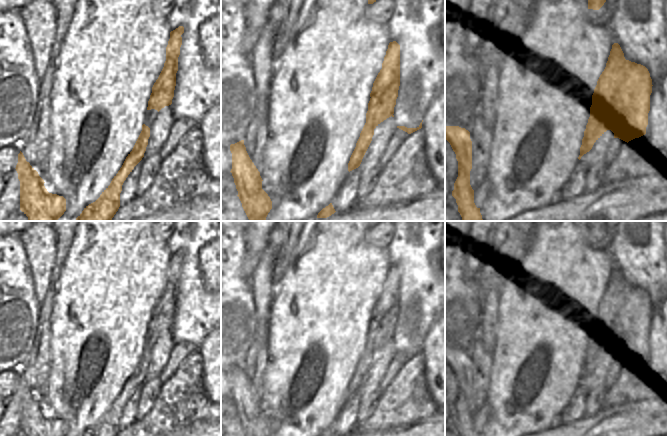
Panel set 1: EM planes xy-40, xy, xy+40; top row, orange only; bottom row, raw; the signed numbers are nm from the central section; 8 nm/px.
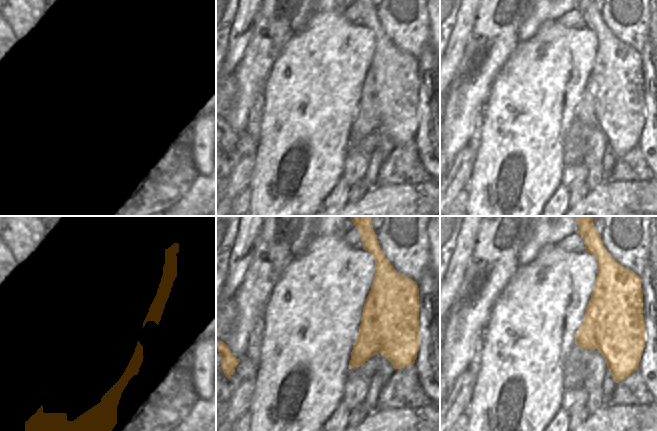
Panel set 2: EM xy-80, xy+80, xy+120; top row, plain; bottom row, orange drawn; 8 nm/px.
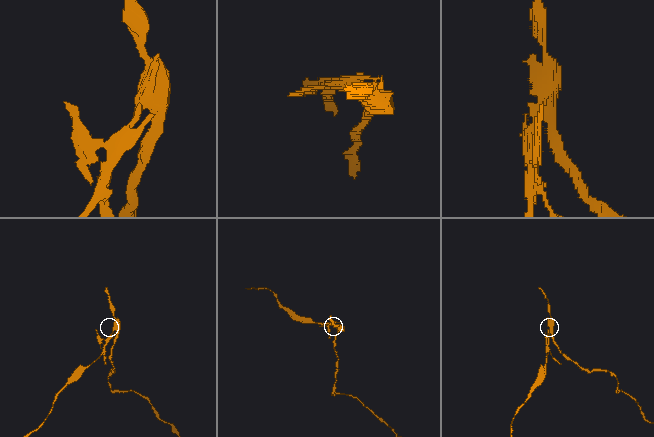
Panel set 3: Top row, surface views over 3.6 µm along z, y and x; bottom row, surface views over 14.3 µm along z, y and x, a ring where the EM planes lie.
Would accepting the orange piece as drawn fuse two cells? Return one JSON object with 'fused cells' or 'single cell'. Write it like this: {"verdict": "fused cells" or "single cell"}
{"verdict": "fused cells"}

